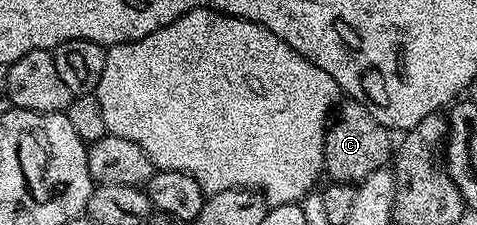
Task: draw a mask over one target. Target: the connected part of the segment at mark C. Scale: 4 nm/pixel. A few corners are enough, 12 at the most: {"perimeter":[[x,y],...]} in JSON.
{"perimeter":[[351,99],[324,130],[323,172],[359,183],[393,160],[394,137]]}

